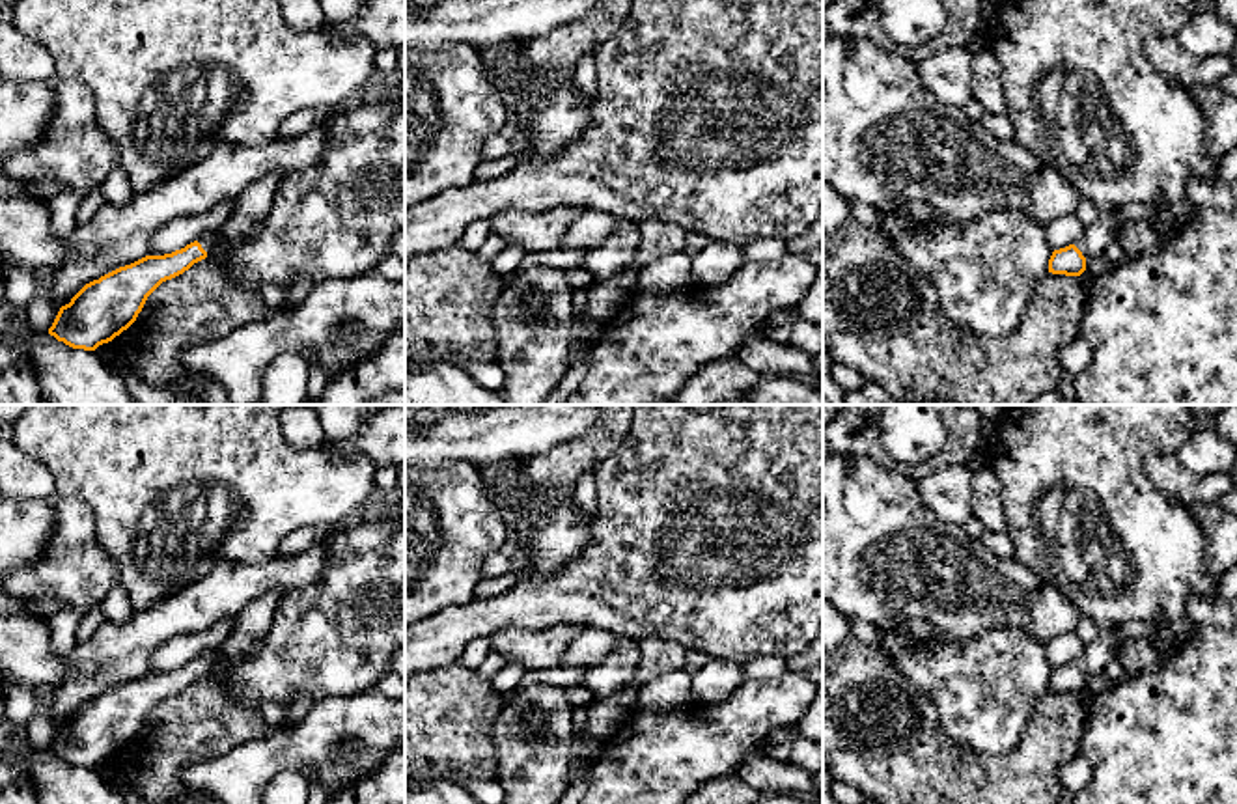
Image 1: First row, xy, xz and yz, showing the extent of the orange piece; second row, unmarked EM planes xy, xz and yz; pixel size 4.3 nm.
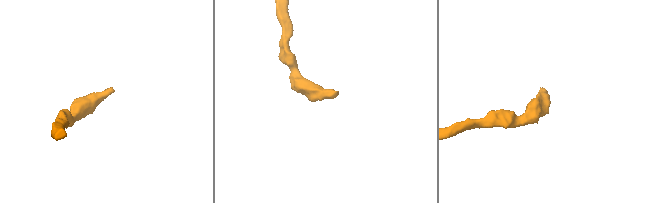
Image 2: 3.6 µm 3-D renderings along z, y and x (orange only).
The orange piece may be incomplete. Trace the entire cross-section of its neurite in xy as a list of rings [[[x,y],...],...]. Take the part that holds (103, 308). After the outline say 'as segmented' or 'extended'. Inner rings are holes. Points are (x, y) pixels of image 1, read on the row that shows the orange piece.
[[[205,231],[194,243],[164,256],[146,256],[86,284],[62,306],[49,334],[73,349],[95,351],[127,330],[147,297],[194,263],[215,252],[218,231]]] | extended

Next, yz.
[[[1118,209],[1099,211],[1099,220],[1084,228],[1084,233],[1075,244],[1054,250],[1049,259],[1049,272],[1080,276],[1086,270],[1086,261],[1105,254],[1106,246],[1118,235]]] | extended

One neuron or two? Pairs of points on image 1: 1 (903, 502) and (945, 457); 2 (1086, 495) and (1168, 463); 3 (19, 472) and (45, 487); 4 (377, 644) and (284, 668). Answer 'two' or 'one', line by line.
1: two
2: two
3: one
4: one

